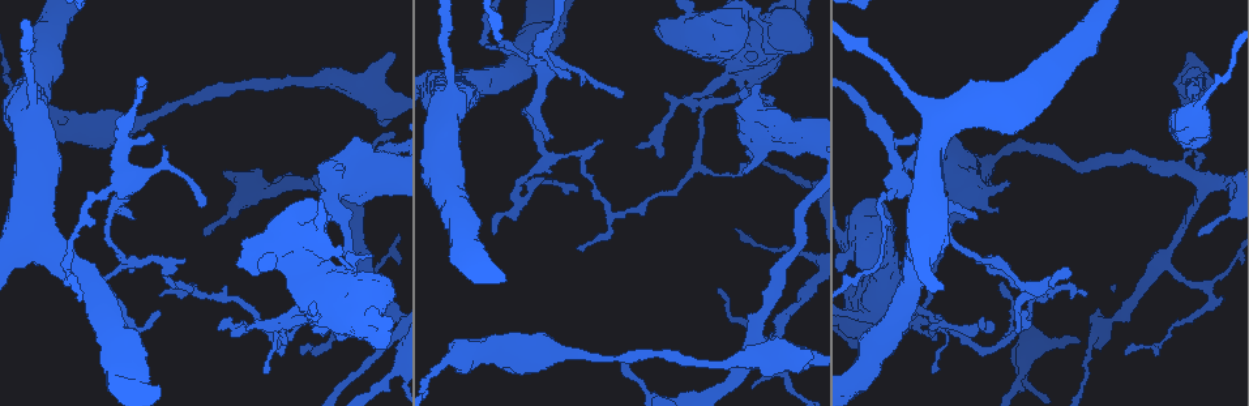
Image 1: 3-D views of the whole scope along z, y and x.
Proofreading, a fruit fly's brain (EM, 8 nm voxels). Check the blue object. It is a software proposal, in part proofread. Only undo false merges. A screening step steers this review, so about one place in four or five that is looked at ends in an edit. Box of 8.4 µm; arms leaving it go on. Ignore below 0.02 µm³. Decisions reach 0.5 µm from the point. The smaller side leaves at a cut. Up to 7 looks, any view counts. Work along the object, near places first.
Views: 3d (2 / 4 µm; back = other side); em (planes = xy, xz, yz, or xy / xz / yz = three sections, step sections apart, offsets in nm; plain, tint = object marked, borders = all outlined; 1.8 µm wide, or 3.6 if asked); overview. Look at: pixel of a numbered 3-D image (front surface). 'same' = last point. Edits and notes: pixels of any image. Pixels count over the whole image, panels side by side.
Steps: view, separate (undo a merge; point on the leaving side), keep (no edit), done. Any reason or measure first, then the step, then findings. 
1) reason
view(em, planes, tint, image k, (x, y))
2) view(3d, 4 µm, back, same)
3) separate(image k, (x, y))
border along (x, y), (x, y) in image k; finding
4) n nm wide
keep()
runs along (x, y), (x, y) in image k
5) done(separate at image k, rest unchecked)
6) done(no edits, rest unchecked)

two arms in line, one across
view(3d, 2 µm, image 1, (360, 254))

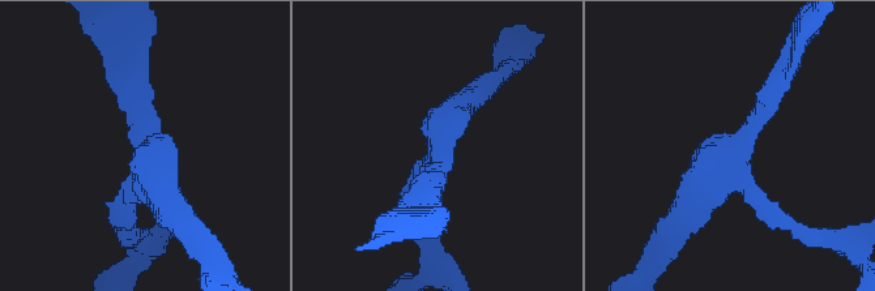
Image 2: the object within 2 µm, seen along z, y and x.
now the EM
view(em, xz, step 4, tint, image 2, (442, 155))

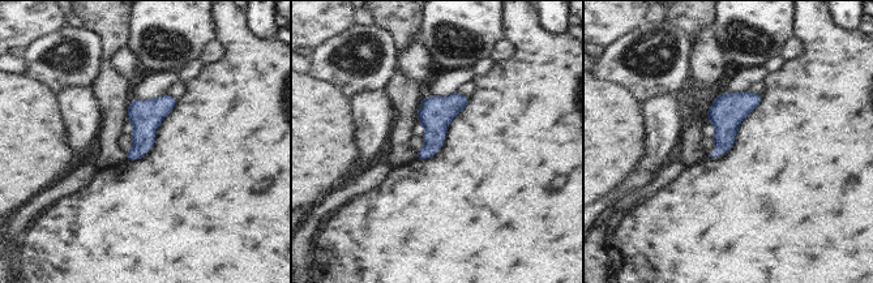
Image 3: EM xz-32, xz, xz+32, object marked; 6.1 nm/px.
cut it another way
view(em, yz, step 4, tint, same)

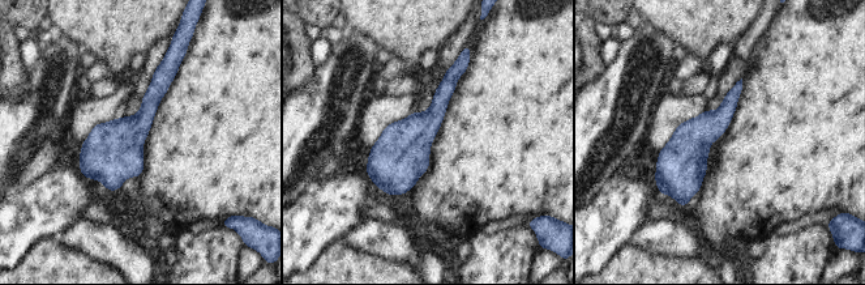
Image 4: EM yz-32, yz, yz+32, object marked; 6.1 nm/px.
200 nm wide
keep()
continuous, no second neuron

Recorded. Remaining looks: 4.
three arms meet
view(em, 3.6 µm, yz, step 16, tint, image 1, (757, 129))

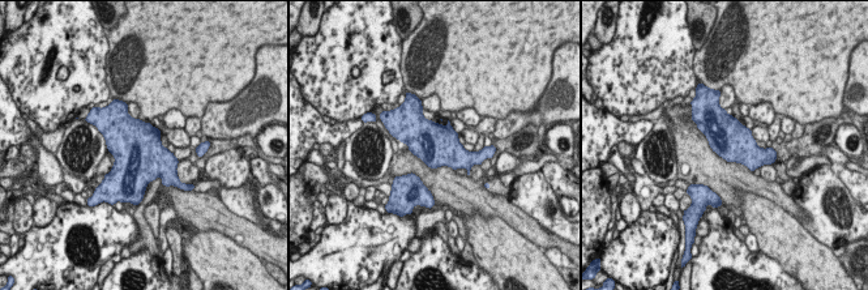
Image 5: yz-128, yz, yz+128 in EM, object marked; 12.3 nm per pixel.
another direction
view(em, 3.6 µm, planes, tint, same)

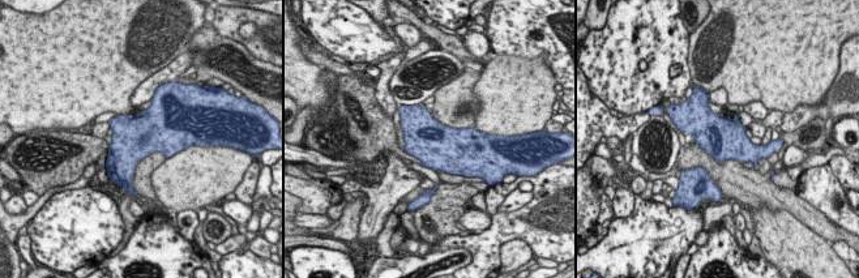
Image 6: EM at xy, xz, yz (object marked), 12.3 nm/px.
keep()
all the same neuron

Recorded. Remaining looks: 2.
a narrow waist
view(em, planes, tint, image 1, (181, 99))

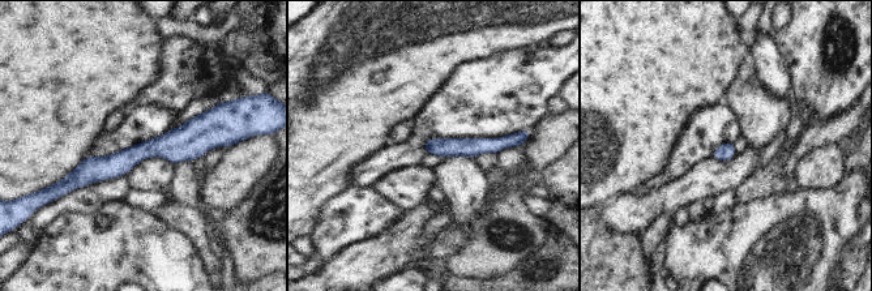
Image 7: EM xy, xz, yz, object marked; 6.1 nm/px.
100 nm wide
keep()
runs along (219, 140), (149, 148), (71, 179) in image 7; continuous, no second neuron

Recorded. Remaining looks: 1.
done(no edits, rest unchecked)

